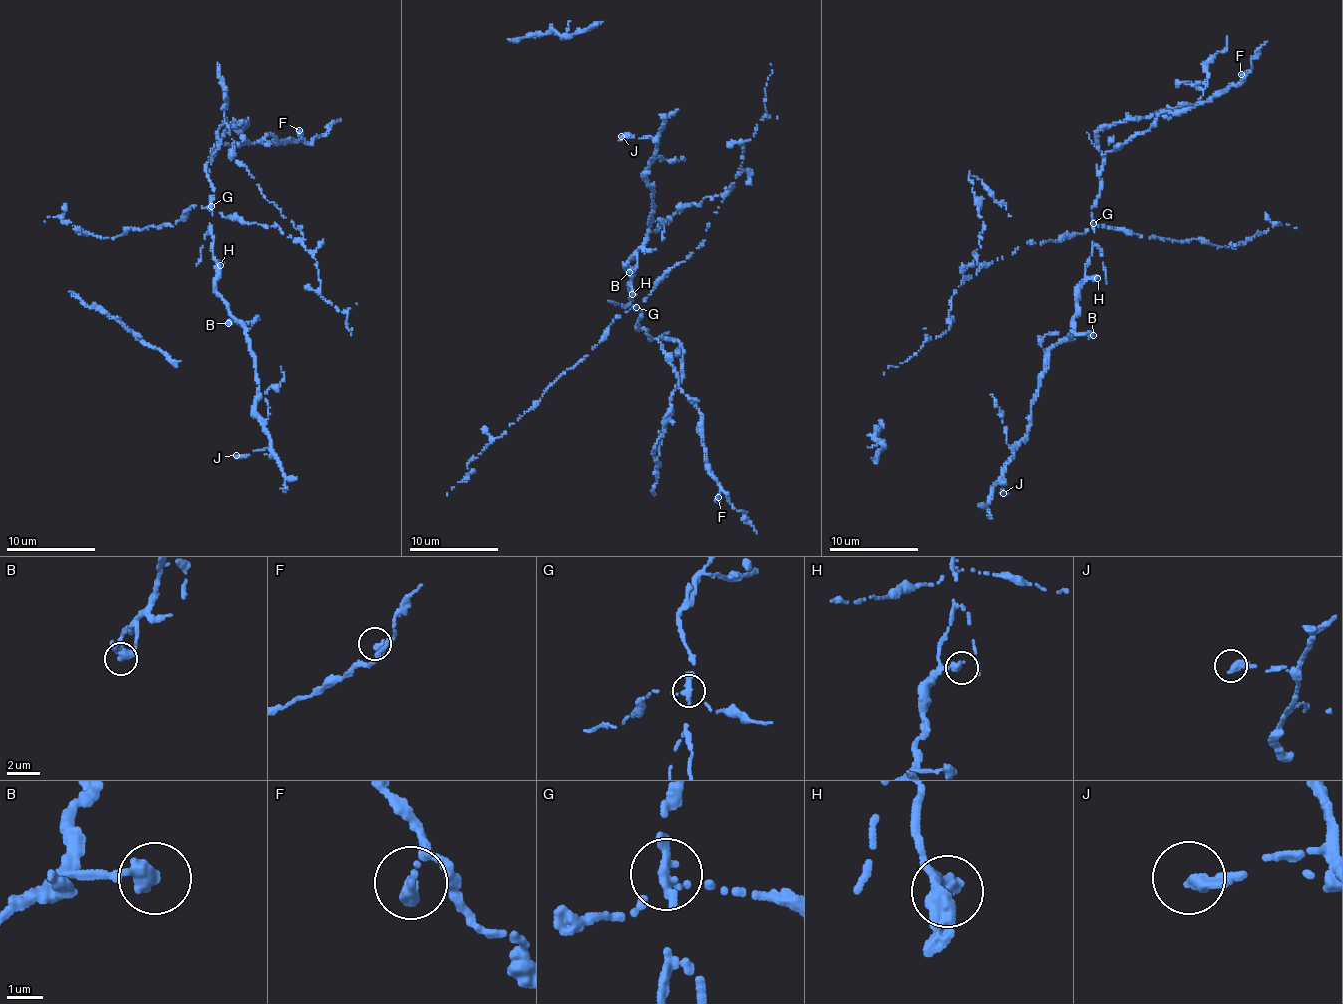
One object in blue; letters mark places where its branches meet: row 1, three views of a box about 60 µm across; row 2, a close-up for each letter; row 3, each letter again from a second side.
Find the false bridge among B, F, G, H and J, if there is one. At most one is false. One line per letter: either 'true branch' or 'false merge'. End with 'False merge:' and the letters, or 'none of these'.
B: true branch
F: true branch
G: false merge
H: true branch
J: true branch
False merge: G

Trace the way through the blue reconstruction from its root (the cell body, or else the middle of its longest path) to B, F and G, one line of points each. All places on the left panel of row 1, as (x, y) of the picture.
B: (226, 306), (235, 320), (228, 323)
F: (226, 306), (216, 290), (207, 162), (218, 144), (270, 135), (278, 144), (303, 142), (299, 130)
G: (226, 306), (216, 290), (217, 260), (213, 255), (210, 223), (212, 206)

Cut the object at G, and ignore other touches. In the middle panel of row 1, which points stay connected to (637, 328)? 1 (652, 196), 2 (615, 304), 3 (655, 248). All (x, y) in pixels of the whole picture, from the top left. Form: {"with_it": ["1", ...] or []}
{"with_it": ["1", "2", "3"]}

